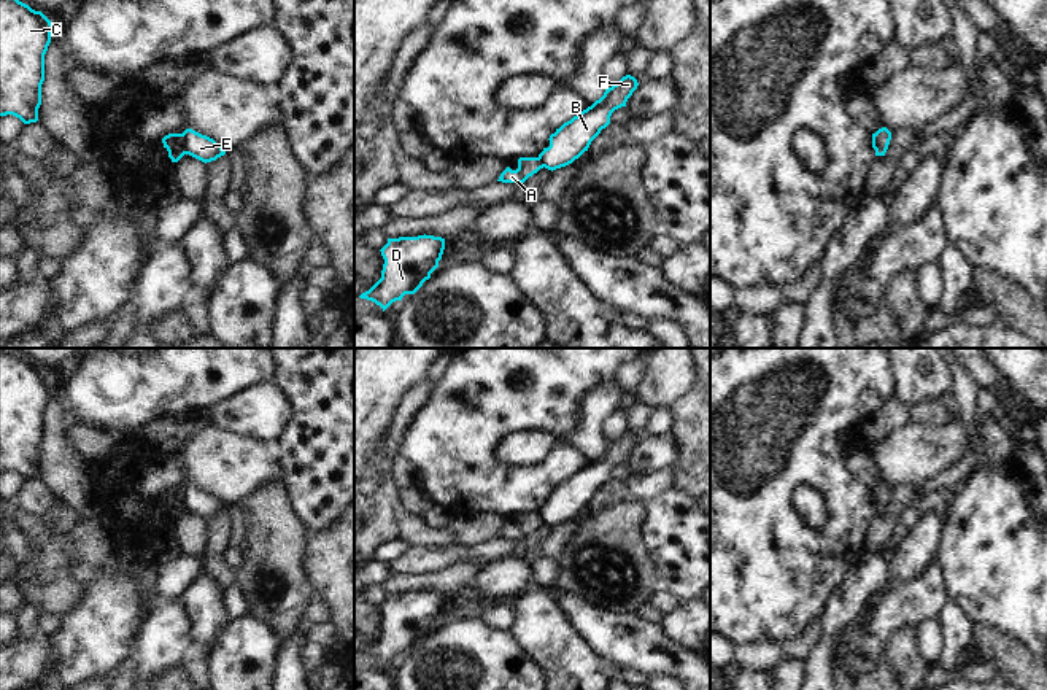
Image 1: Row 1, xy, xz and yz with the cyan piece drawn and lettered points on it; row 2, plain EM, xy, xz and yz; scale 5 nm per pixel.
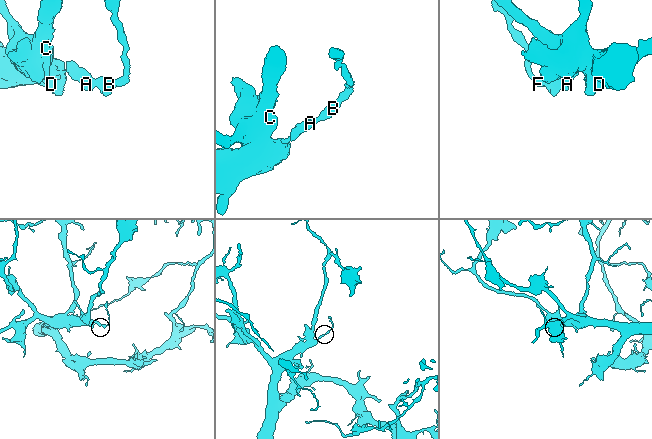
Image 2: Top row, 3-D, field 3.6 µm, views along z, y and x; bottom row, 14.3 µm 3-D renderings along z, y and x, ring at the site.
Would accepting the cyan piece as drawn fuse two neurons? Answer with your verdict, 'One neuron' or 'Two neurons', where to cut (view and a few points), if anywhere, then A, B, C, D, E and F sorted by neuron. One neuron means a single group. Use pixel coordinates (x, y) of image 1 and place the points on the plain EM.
Two neurons. Split along xy (181, 490), (185, 509). Groups: A C D / B E F.

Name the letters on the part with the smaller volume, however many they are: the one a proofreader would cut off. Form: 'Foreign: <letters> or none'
Foreign: B, E, F

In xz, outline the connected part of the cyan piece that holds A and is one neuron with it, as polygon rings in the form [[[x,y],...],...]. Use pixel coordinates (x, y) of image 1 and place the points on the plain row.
[[[520,514],[518,515],[518,525],[512,526],[507,523],[497,537],[502,539],[516,539],[521,541],[524,539],[529,533],[537,529],[540,525],[543,525],[542,518],[539,514]]]

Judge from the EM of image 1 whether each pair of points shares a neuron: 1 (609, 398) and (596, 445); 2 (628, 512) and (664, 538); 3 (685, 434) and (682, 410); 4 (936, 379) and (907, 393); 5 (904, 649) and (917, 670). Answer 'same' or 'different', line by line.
1: same
2: different
3: same
4: same
5: same

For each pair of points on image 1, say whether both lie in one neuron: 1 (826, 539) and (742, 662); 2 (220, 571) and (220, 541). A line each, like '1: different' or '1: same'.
1: different
2: same

